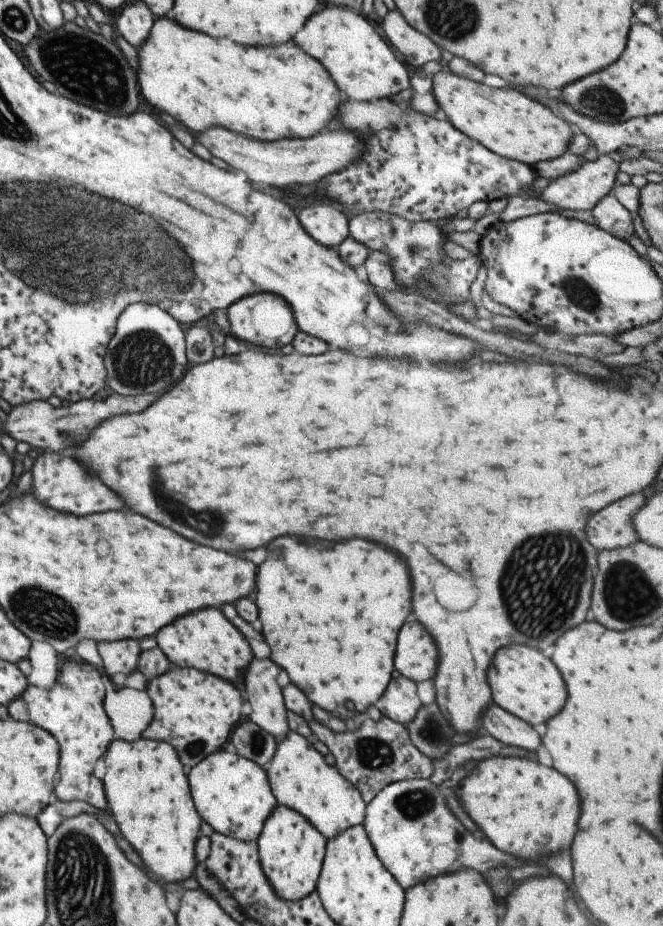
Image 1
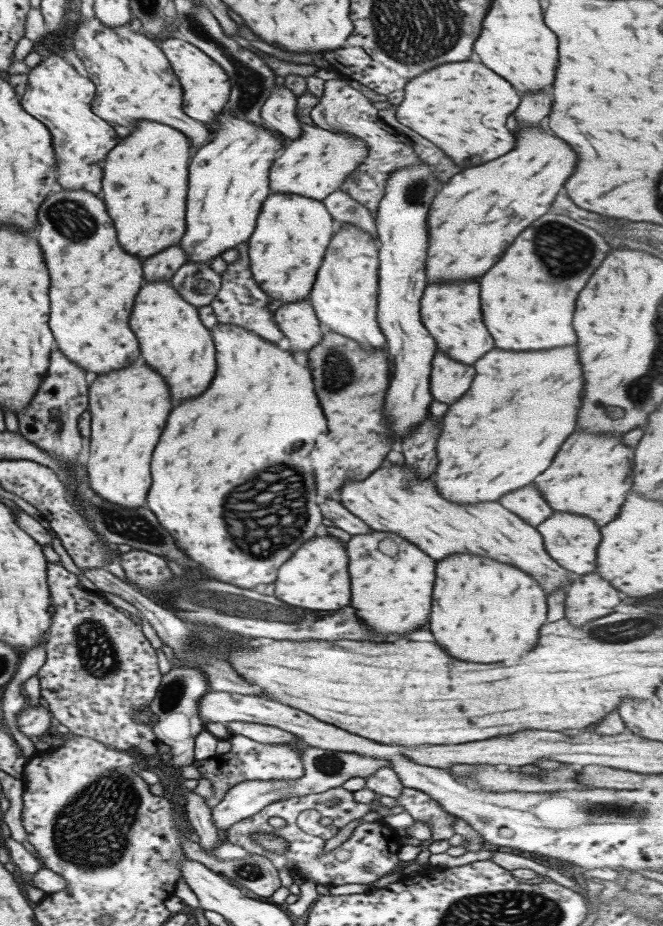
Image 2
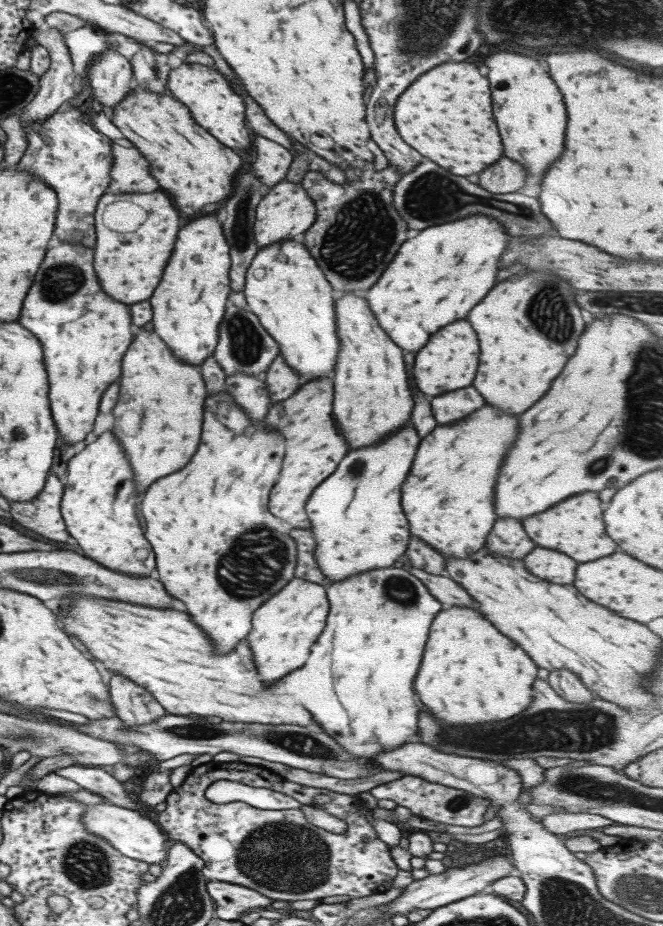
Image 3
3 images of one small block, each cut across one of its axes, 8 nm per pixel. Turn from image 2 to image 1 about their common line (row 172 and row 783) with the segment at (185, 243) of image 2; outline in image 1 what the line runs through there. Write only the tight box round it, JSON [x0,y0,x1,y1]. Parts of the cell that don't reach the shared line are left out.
[187,748,276,841]

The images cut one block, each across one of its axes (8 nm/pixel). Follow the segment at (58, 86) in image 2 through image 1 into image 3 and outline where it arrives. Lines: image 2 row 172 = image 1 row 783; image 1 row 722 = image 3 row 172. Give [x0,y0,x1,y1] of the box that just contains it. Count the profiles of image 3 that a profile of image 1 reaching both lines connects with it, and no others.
[16,106,113,247]

